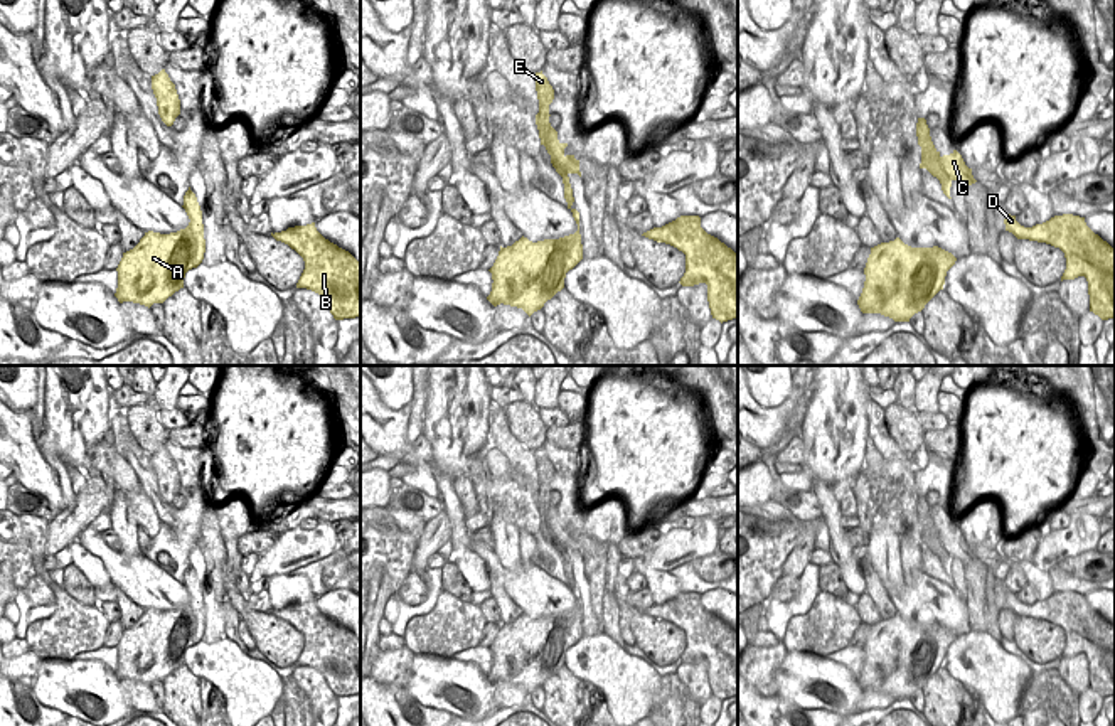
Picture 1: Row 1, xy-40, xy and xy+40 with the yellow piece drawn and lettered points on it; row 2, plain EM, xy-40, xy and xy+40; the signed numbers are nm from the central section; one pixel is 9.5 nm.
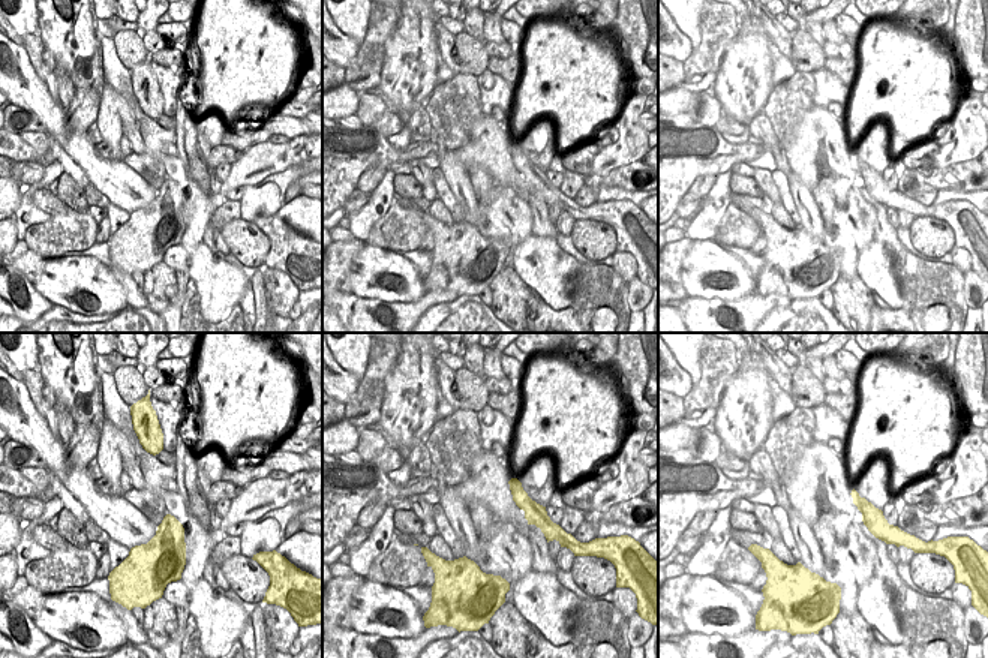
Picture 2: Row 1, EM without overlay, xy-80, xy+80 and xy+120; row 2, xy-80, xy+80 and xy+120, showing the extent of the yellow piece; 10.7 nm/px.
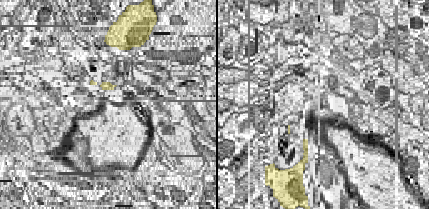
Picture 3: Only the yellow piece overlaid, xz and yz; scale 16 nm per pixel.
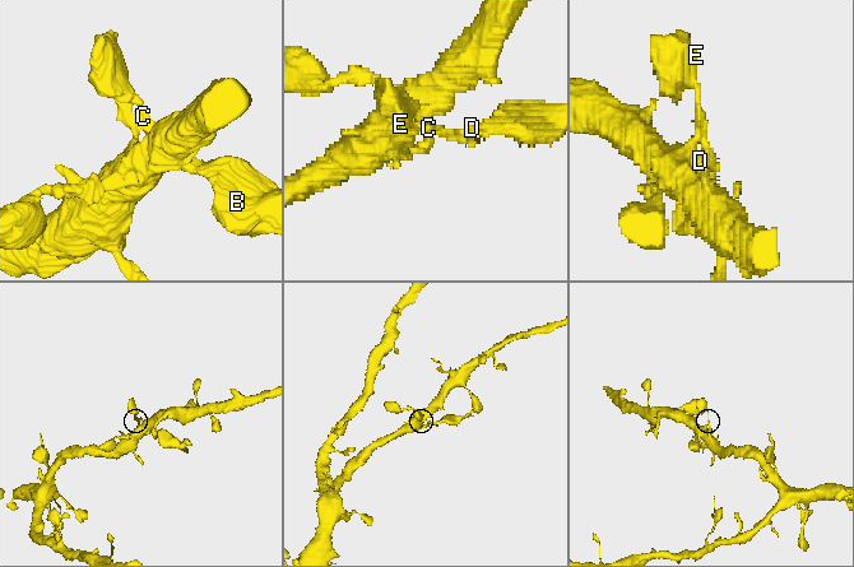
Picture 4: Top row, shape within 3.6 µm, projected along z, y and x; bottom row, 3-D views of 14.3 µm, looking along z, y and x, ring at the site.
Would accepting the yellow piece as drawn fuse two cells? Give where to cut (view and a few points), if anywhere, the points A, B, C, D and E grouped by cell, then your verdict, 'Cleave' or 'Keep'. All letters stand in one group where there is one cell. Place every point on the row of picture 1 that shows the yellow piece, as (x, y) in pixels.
Split along xy (568, 181), (565, 186). Groups: A / B C D E. Cleave

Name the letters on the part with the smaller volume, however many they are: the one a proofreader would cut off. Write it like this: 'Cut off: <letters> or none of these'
Cut off: B, C, D, E

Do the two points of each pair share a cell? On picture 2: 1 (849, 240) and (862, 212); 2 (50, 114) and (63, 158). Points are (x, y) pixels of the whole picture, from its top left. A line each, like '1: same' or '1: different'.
1: same
2: different

